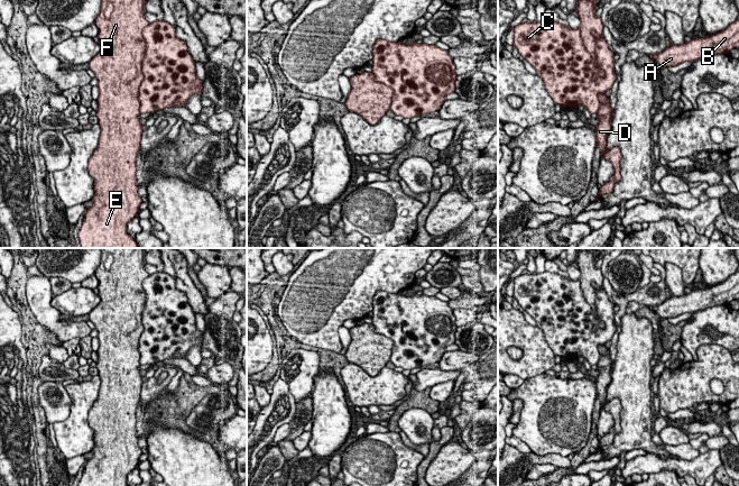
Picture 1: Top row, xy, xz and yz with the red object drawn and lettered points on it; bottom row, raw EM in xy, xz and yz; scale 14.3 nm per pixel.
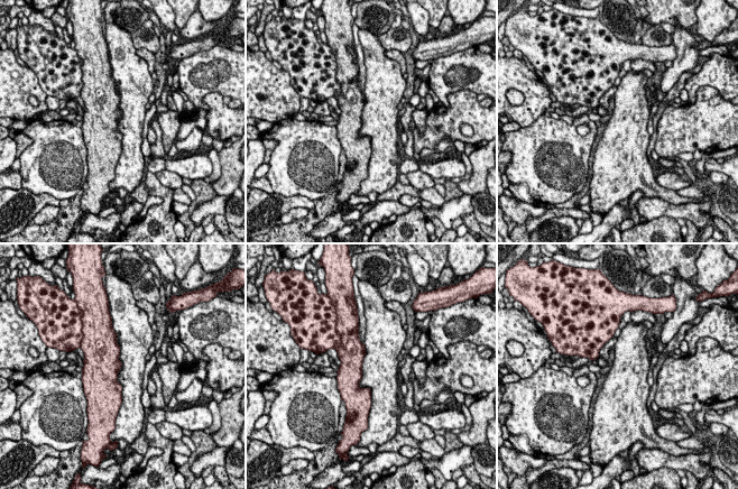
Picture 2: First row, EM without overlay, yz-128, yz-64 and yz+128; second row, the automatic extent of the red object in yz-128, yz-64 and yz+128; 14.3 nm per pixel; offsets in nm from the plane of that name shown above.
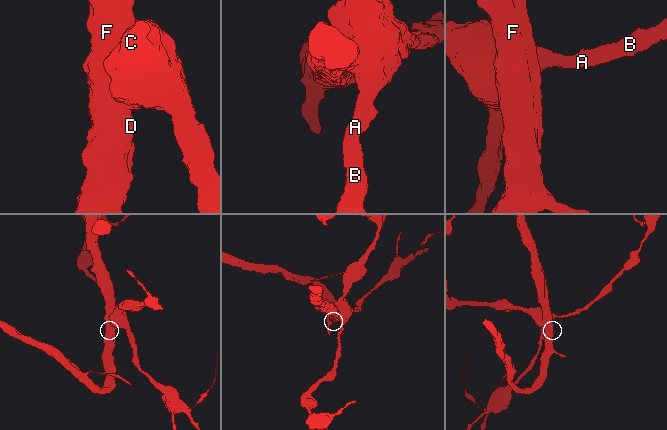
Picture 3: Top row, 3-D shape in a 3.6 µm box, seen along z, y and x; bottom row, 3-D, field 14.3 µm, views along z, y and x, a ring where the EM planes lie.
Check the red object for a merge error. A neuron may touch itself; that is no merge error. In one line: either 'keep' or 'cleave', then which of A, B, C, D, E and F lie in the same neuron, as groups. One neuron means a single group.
cleave; A B C / D E F

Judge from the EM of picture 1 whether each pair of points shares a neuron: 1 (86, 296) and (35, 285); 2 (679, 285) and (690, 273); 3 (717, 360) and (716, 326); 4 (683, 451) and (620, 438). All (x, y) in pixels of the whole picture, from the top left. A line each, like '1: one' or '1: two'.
1: two
2: two
3: two
4: two

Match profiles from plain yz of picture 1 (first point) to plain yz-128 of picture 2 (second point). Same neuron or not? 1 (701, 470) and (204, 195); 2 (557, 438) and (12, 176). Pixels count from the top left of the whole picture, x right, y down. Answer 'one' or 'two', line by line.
1: two
2: two

